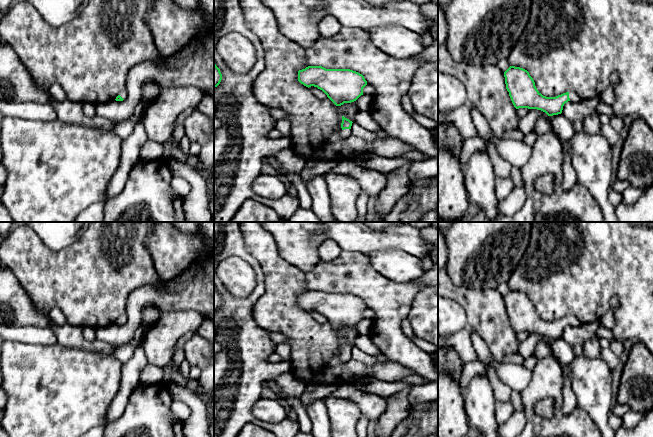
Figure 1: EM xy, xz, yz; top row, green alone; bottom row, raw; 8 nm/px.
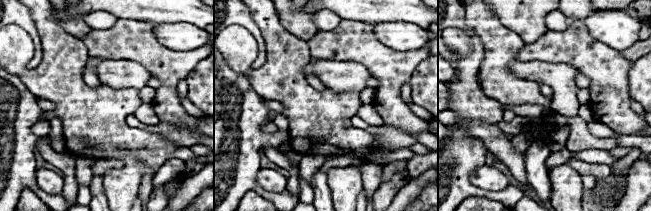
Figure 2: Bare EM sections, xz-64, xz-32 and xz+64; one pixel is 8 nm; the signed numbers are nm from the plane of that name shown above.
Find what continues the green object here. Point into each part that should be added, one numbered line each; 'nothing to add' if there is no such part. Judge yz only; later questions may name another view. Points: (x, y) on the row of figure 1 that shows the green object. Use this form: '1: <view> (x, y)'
1: yz (573, 97)

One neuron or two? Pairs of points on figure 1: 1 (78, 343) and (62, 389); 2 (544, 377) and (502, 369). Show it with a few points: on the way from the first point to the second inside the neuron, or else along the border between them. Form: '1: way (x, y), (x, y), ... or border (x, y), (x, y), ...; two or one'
1: border (58, 342), (71, 347), (99, 352); two
2: border (532, 371), (530, 382), (520, 393); two

